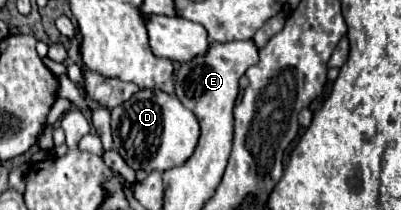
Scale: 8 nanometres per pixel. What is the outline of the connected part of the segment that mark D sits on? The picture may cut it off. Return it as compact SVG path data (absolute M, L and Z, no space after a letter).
M141 89L129 101L111 109L111 129L117 153L129 167L147 173L183 165L193 155L199 139L197 117L185 109L175 95L159 89Z

